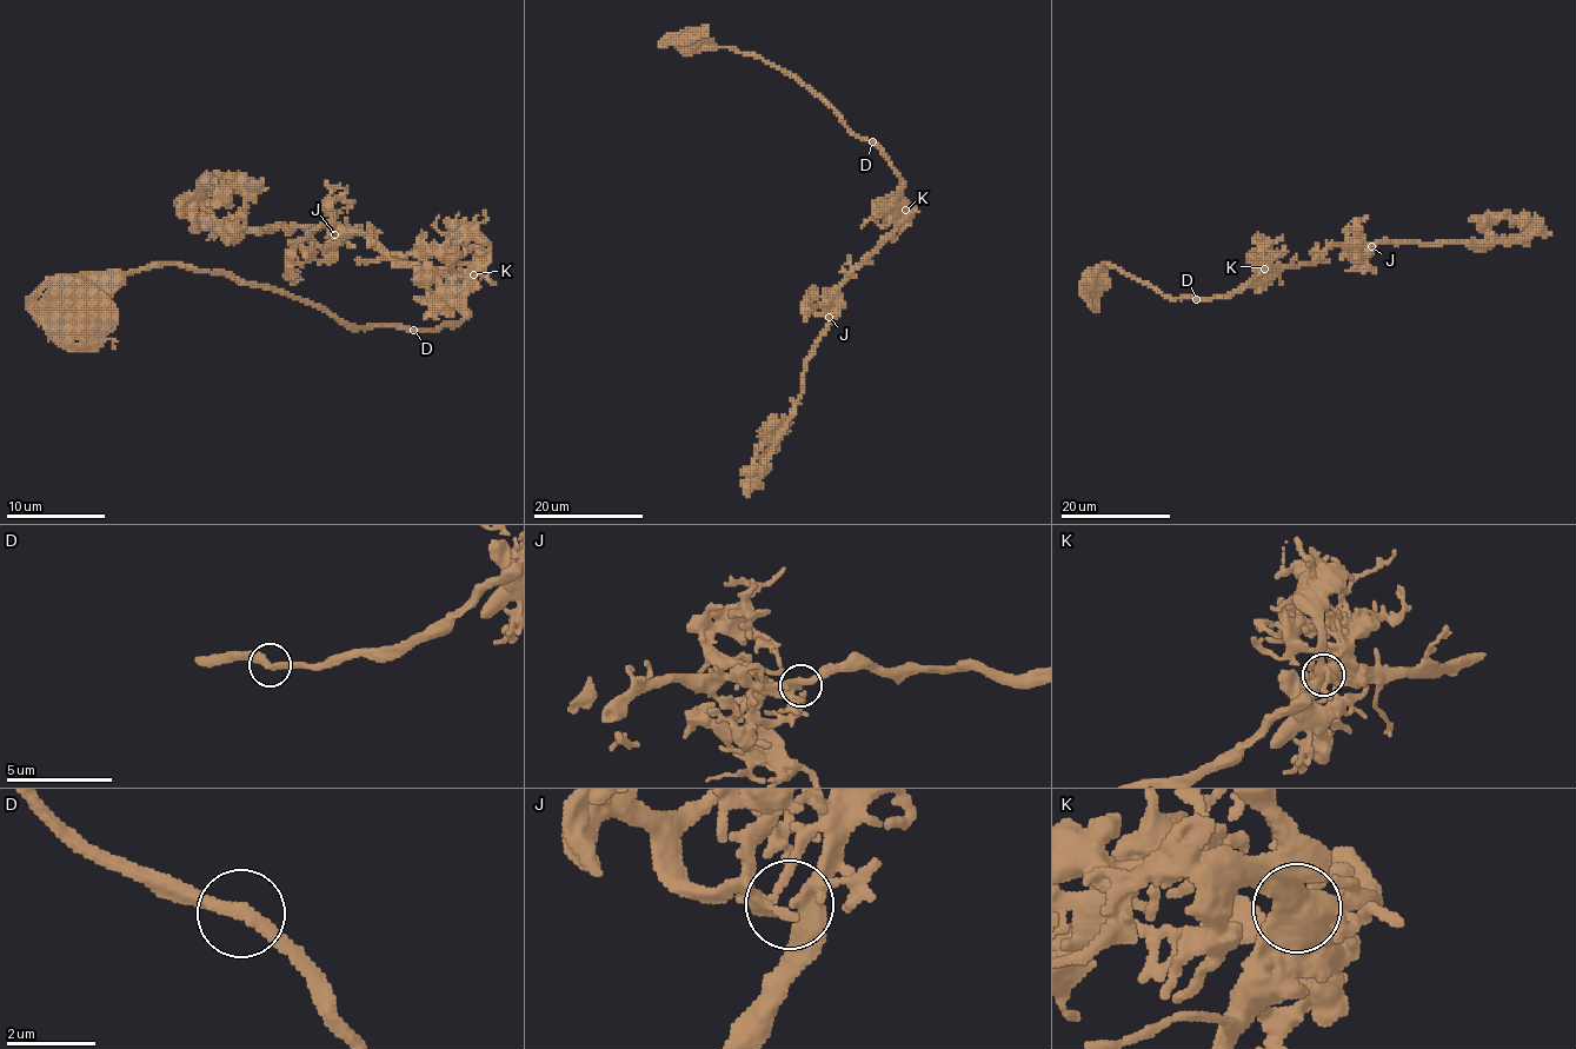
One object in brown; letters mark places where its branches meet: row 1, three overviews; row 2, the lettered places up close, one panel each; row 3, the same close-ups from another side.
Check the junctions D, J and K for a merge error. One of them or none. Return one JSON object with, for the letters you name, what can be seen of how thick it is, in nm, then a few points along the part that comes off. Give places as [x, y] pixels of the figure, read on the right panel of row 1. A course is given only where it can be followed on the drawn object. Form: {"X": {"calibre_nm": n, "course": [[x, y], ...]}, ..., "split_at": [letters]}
{"split_at": []}

